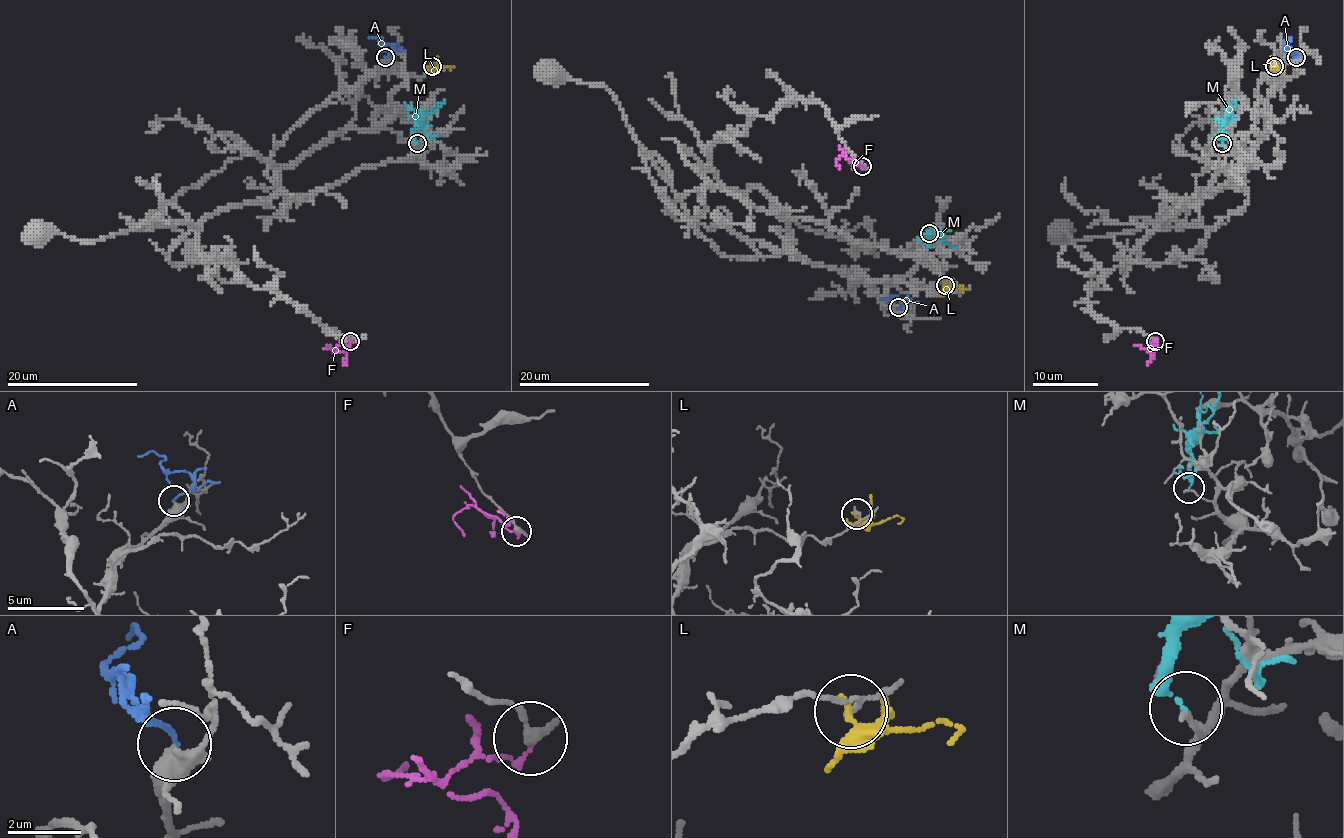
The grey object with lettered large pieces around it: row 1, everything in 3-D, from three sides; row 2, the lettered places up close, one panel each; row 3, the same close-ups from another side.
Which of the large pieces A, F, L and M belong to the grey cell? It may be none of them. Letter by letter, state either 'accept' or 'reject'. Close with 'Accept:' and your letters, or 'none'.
A: reject
F: reject
L: reject
M: reject
Accept: none

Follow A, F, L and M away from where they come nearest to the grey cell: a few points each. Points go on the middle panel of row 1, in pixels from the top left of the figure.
A: (898, 308), (907, 301), (903, 298), (882, 300)
F: (862, 166), (848, 157), (858, 164), (854, 157)
L: (944, 285), (947, 288), (962, 287), (962, 292)
M: (929, 233), (926, 234), (957, 247)

